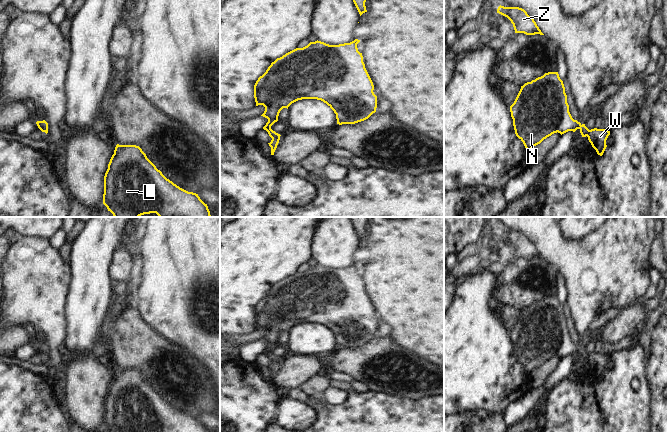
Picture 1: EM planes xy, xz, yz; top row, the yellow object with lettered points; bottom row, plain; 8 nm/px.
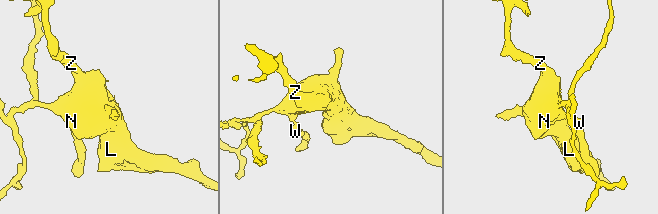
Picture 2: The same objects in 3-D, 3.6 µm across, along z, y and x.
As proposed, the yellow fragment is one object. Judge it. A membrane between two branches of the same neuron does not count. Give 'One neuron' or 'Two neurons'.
One neuron.

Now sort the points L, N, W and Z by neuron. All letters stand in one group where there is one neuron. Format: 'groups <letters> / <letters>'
groups L N W Z

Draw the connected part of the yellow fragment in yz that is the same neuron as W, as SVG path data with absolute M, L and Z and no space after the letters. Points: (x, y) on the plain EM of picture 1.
M548 296L525 307L510 330L516 360L528 376L554 357L561 359L580 354L582 361L588 361L597 378L602 380L610 355L589 354L585 348L574 344L569 336L567 319L558 296Z

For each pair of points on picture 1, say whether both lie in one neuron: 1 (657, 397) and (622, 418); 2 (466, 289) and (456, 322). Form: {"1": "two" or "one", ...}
{"1": "two", "2": "one"}

